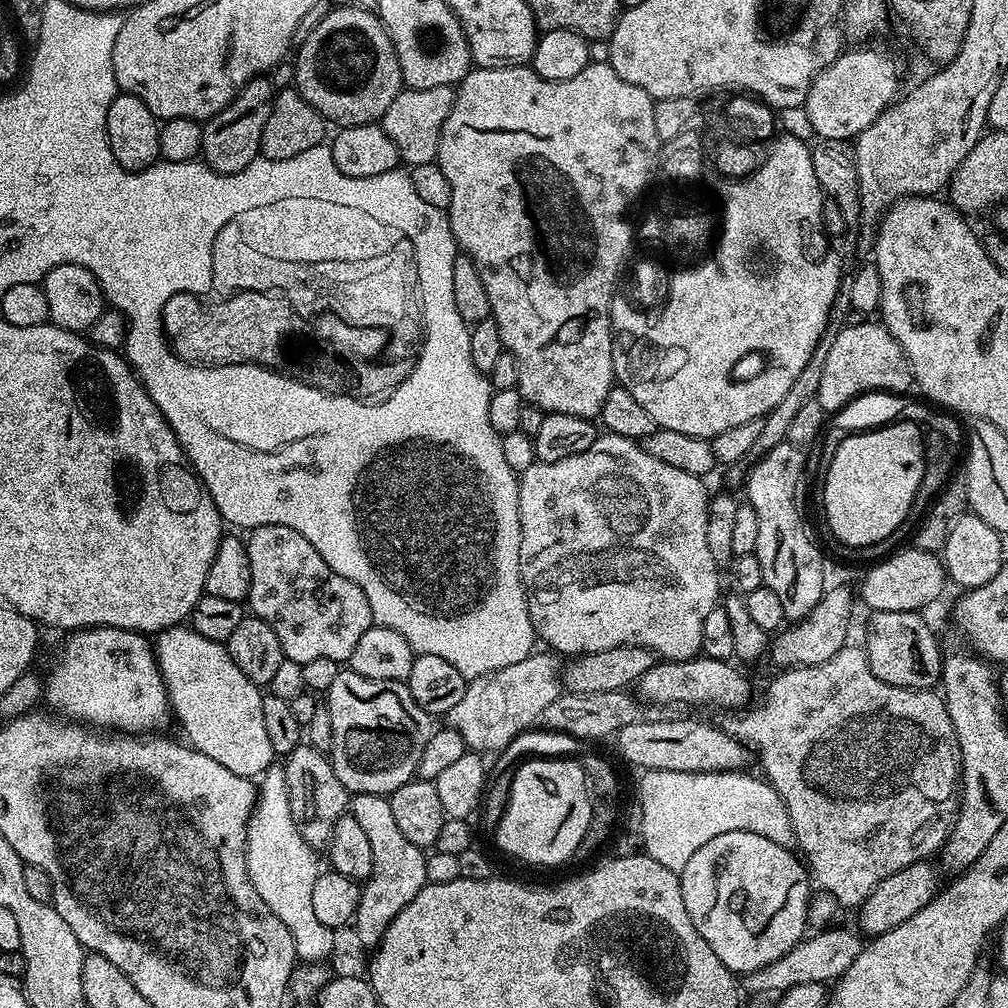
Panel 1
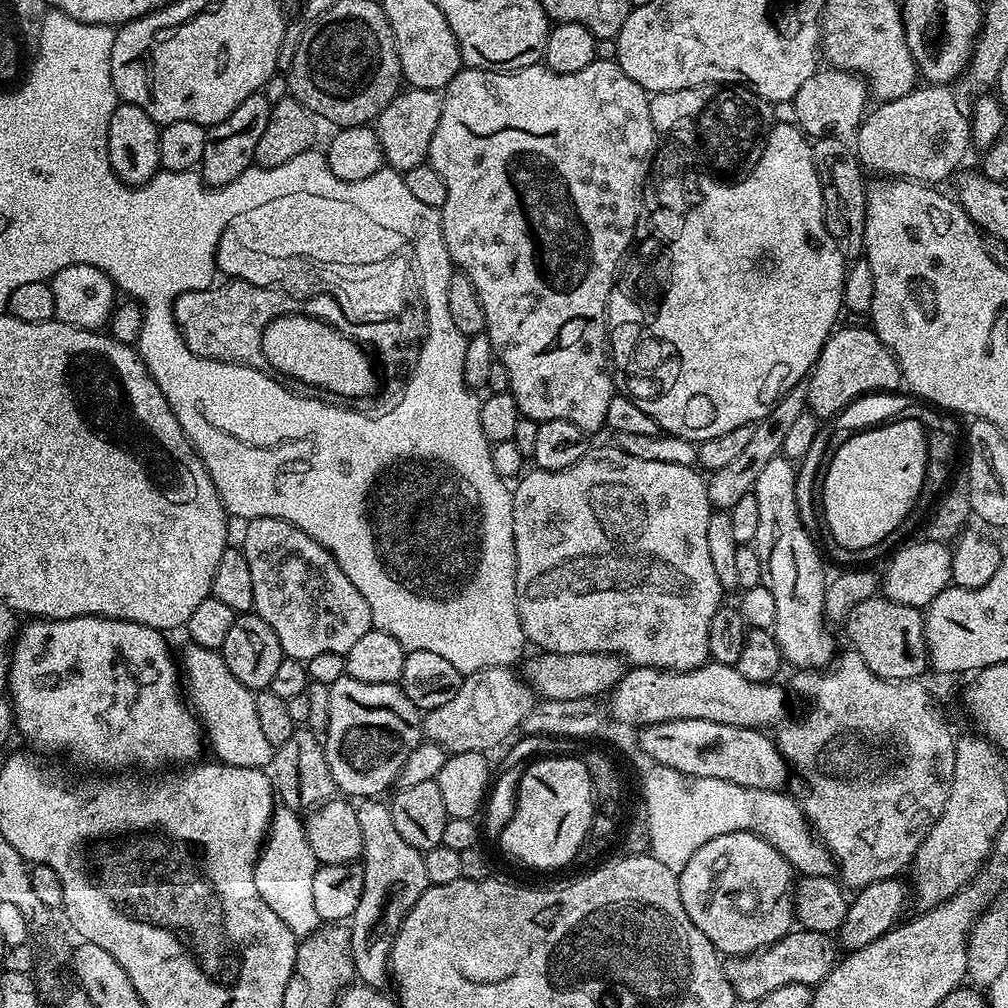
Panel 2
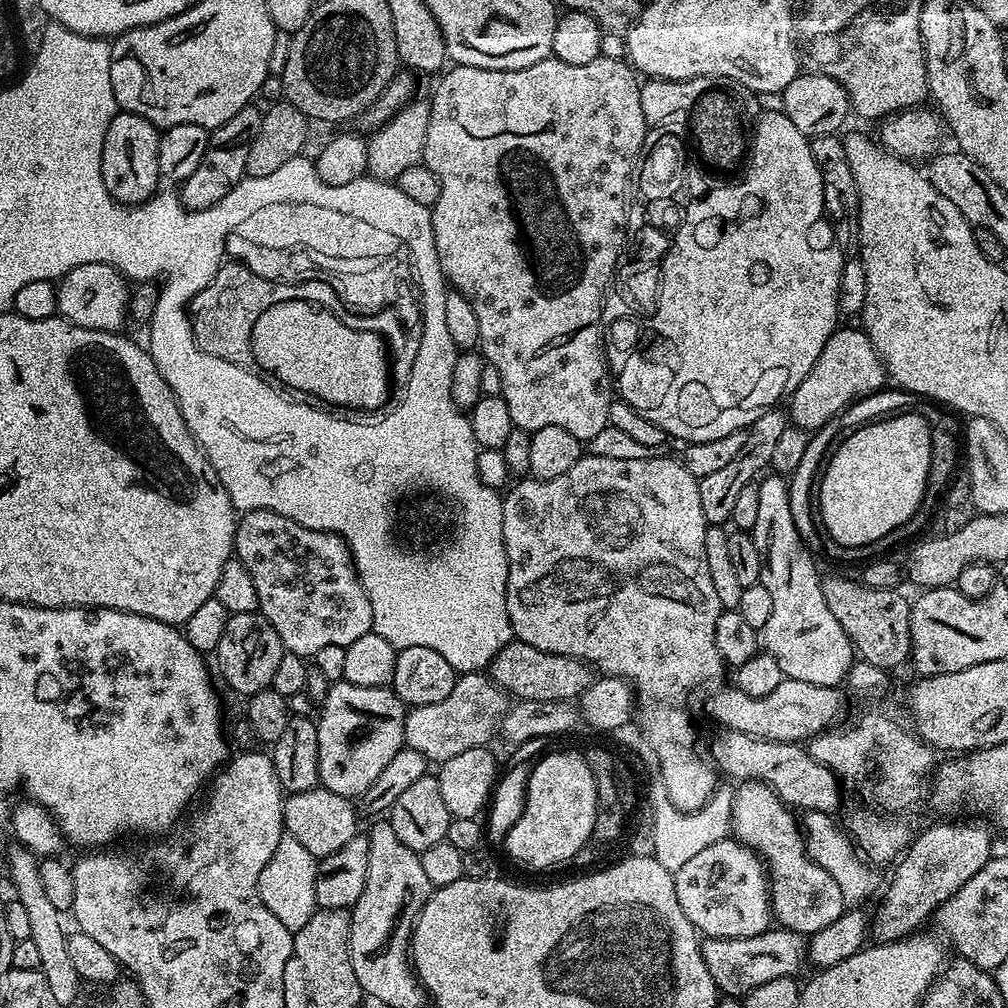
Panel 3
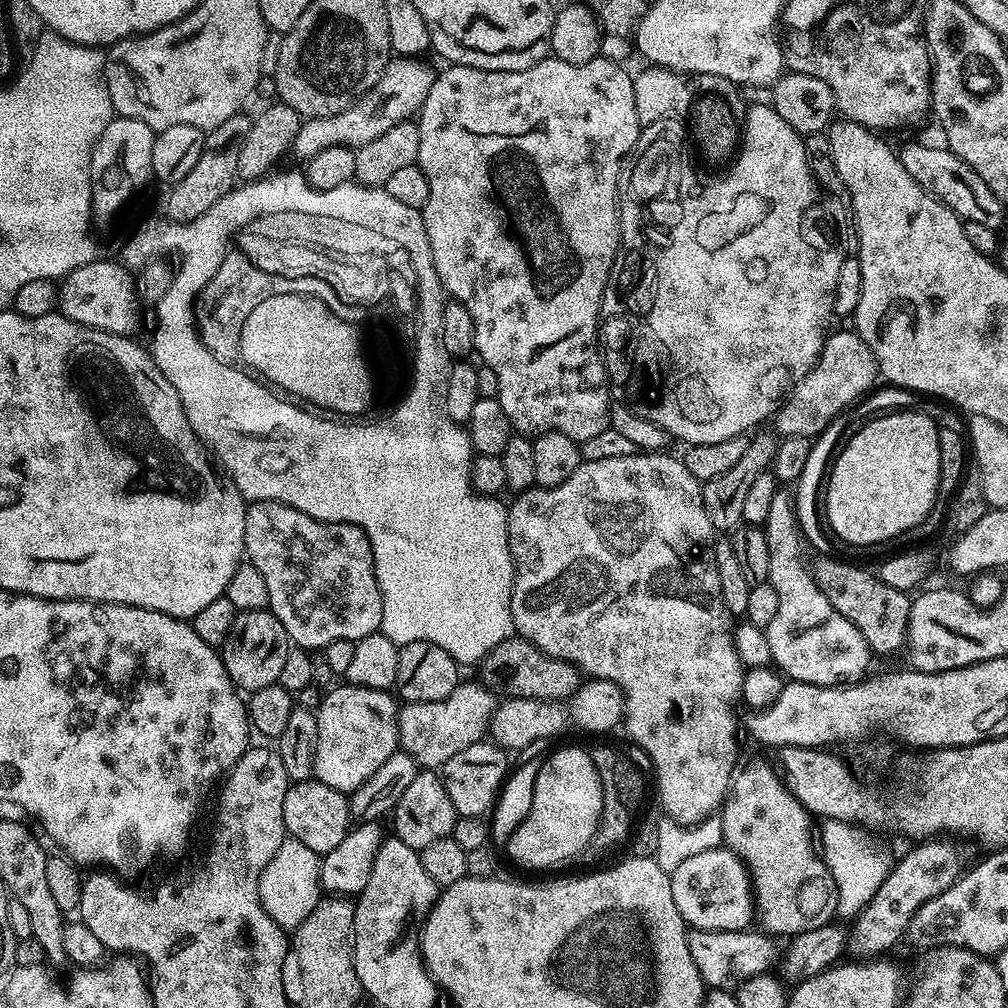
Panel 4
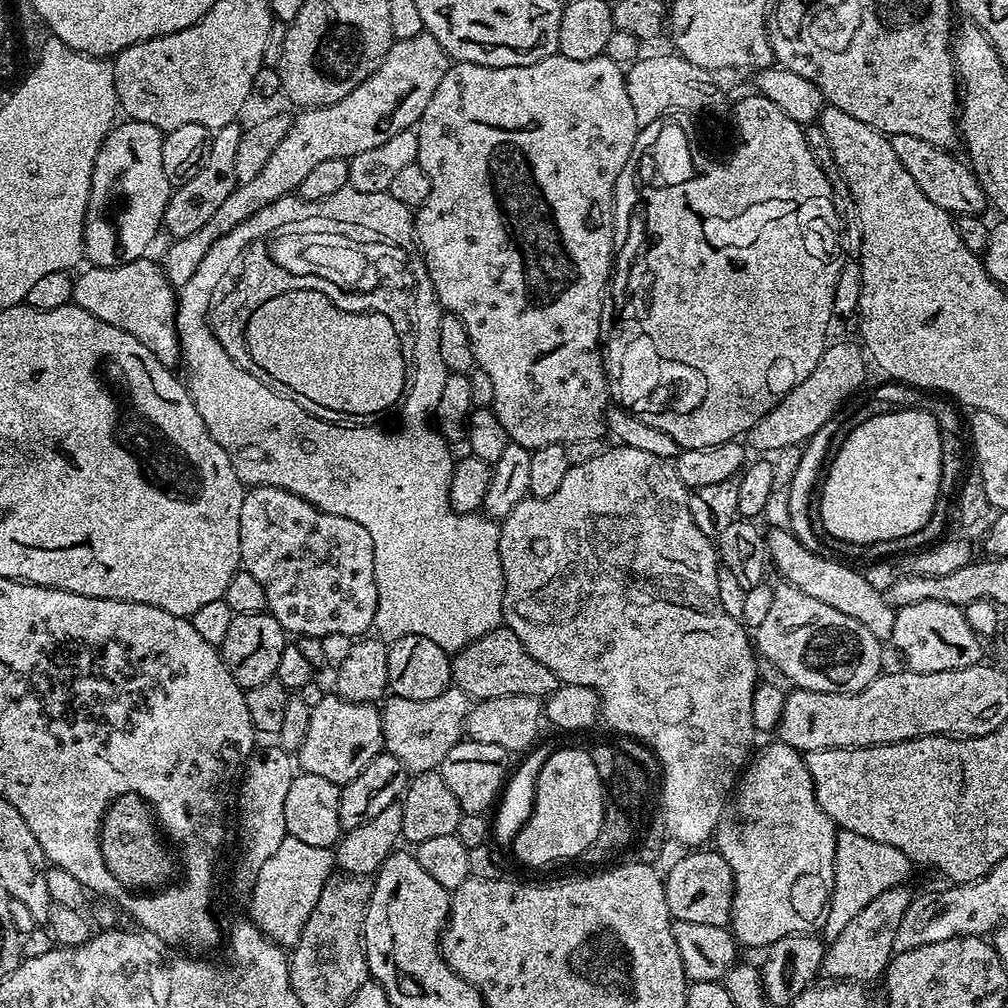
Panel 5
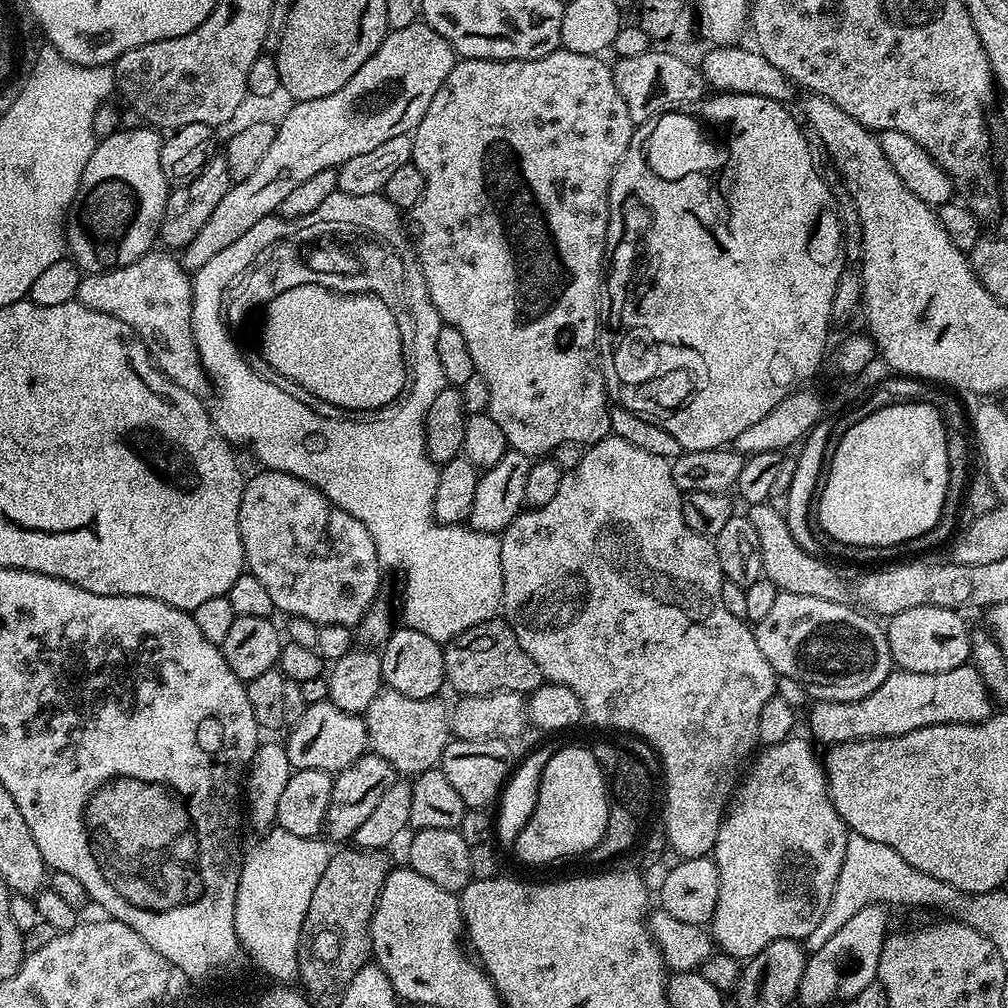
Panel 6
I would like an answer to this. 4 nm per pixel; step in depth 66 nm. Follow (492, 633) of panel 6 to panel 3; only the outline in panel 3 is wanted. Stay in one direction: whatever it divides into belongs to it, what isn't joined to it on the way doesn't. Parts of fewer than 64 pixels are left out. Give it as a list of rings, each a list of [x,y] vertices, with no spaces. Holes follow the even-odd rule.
[[[513,639],[507,644],[486,669],[487,675],[497,688],[516,700],[551,700],[575,701],[592,684],[594,669],[578,658],[570,658],[562,654],[550,654],[538,650],[520,640]]]

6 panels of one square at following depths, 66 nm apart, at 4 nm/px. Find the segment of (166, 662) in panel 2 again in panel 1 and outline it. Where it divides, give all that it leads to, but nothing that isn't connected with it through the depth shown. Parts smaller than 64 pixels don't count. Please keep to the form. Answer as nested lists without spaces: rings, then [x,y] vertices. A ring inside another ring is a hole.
[[[81,628],[73,631],[72,636],[64,644],[64,649],[60,652],[60,661],[52,668],[52,673],[47,674],[46,683],[43,685],[43,699],[48,704],[47,707],[53,713],[59,714],[64,718],[75,718],[89,726],[95,726],[100,730],[119,730],[125,734],[152,734],[157,730],[164,730],[168,720],[170,724],[170,705],[168,702],[168,691],[164,689],[164,679],[160,673],[160,667],[156,665],[156,654],[149,637],[142,632],[131,632],[121,628]]]

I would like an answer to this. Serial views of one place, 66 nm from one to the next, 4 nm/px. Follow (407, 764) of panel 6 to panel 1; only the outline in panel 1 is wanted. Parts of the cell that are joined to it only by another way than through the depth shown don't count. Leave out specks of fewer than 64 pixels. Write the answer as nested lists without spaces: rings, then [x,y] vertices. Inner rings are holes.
[[[543,651],[527,656],[514,666],[467,681],[458,706],[446,714],[447,727],[462,734],[465,749],[477,754],[501,753],[516,736],[531,729],[539,721],[542,710],[561,696],[561,657]]]

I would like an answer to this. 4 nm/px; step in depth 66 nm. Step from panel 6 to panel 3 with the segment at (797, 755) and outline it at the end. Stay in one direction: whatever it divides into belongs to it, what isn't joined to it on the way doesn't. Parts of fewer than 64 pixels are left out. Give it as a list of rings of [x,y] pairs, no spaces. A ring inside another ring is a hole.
[[[744,782],[735,789],[731,835],[760,857],[770,881],[775,923],[792,932],[811,934],[830,926],[846,911],[838,882],[813,862],[805,849],[801,829],[792,821],[789,805],[763,782]]]

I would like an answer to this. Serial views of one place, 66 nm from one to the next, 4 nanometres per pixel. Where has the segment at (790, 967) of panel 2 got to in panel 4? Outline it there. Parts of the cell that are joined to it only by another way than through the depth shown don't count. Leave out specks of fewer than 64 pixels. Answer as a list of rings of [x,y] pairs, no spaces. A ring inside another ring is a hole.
[[[697,928],[688,932],[688,945],[690,946],[690,958],[694,958],[694,966],[698,966],[698,974],[704,979],[705,985],[709,989],[722,988],[725,990],[735,989],[736,985],[741,984],[746,978],[763,976],[769,971],[772,959],[777,959],[778,948],[774,945],[773,937],[763,931],[745,930],[743,932],[711,932]]]

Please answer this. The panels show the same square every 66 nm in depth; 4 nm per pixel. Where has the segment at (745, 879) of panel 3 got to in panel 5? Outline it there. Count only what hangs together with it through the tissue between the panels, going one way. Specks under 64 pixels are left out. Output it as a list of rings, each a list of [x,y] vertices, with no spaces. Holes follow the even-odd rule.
[[[692,850],[663,877],[664,893],[673,921],[702,922],[702,926],[725,926],[732,918],[732,871],[715,850]]]

